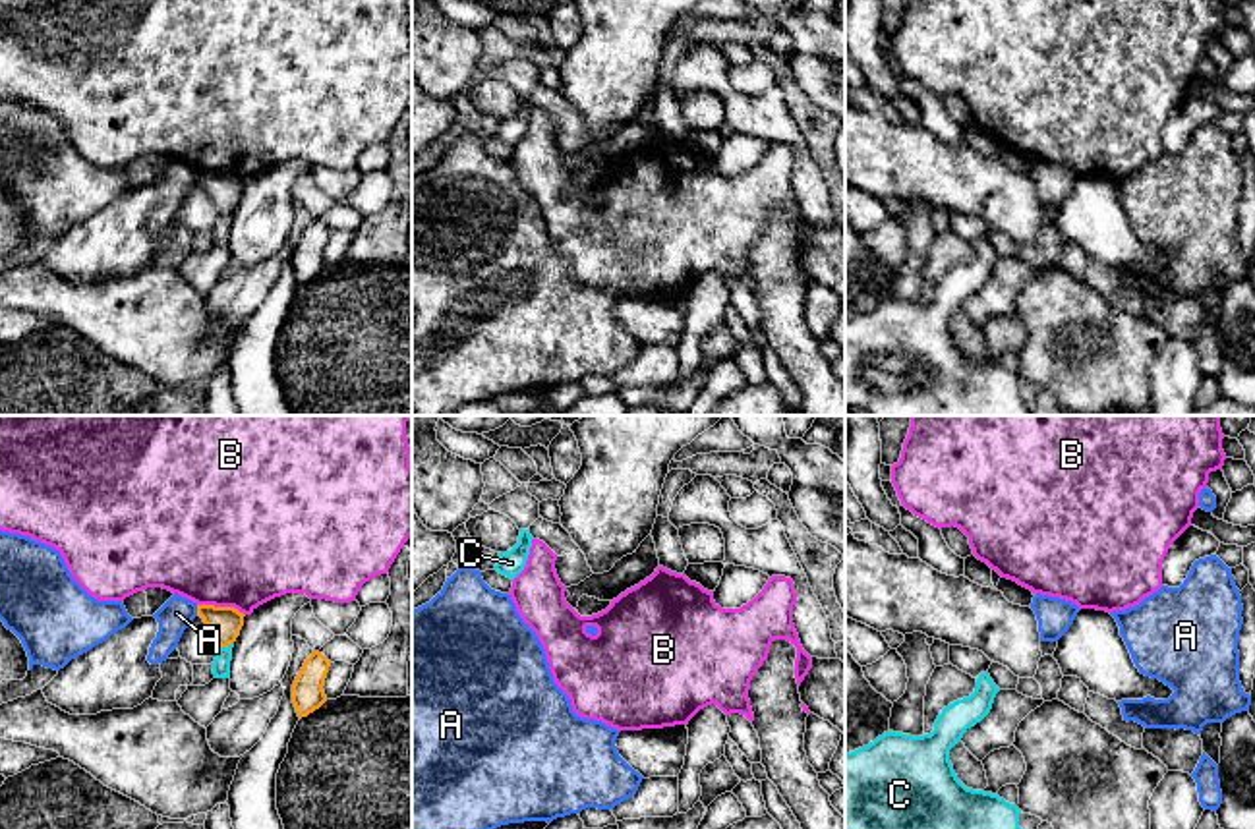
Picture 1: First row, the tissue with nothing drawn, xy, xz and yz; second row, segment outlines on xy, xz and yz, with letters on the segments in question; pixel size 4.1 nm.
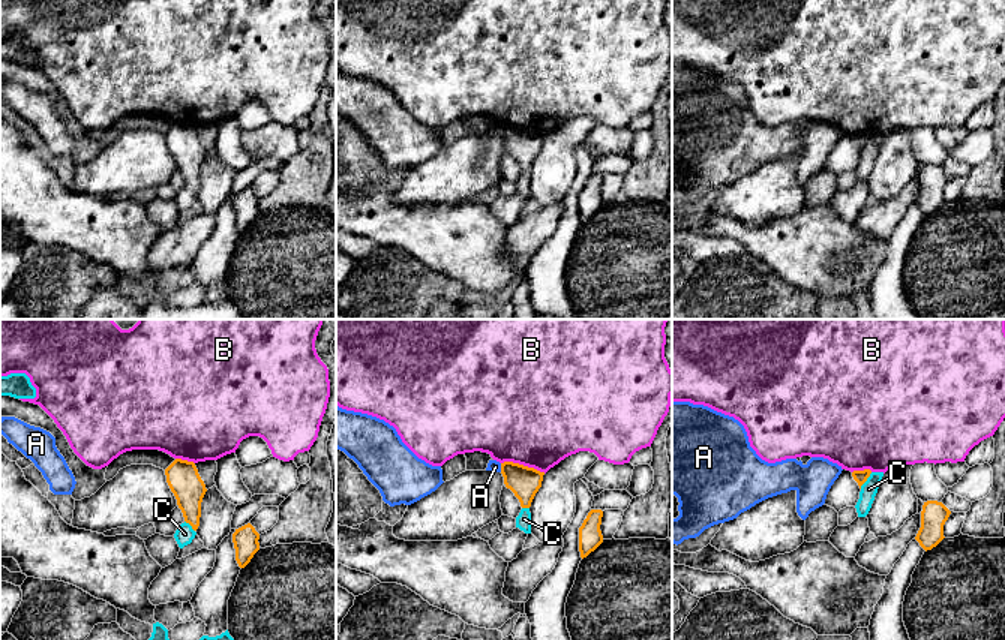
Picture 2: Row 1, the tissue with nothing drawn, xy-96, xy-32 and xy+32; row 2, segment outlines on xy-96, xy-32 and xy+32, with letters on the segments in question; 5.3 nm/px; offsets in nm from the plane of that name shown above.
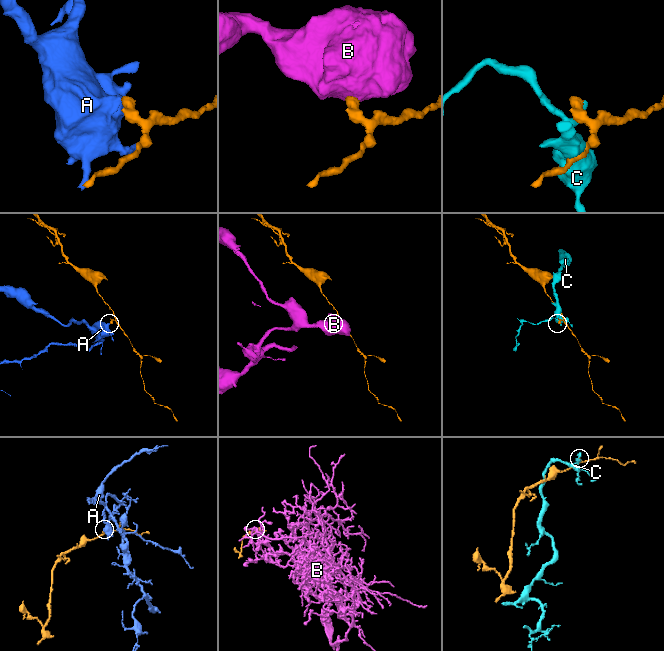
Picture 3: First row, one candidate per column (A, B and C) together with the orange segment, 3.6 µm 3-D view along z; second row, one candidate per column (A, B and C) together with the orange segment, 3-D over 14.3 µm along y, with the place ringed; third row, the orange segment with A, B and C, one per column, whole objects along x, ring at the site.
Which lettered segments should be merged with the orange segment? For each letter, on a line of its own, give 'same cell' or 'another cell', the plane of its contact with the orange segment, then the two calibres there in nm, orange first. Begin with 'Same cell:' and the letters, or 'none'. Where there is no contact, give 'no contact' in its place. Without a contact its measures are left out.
Same cell: none
A: another cell; contact in xy; calibres 140 and 140 nm
B: another cell; contact in xy; calibres 140 and 500 nm
C: another cell; contact in xy; calibres 140 and 80 nm

